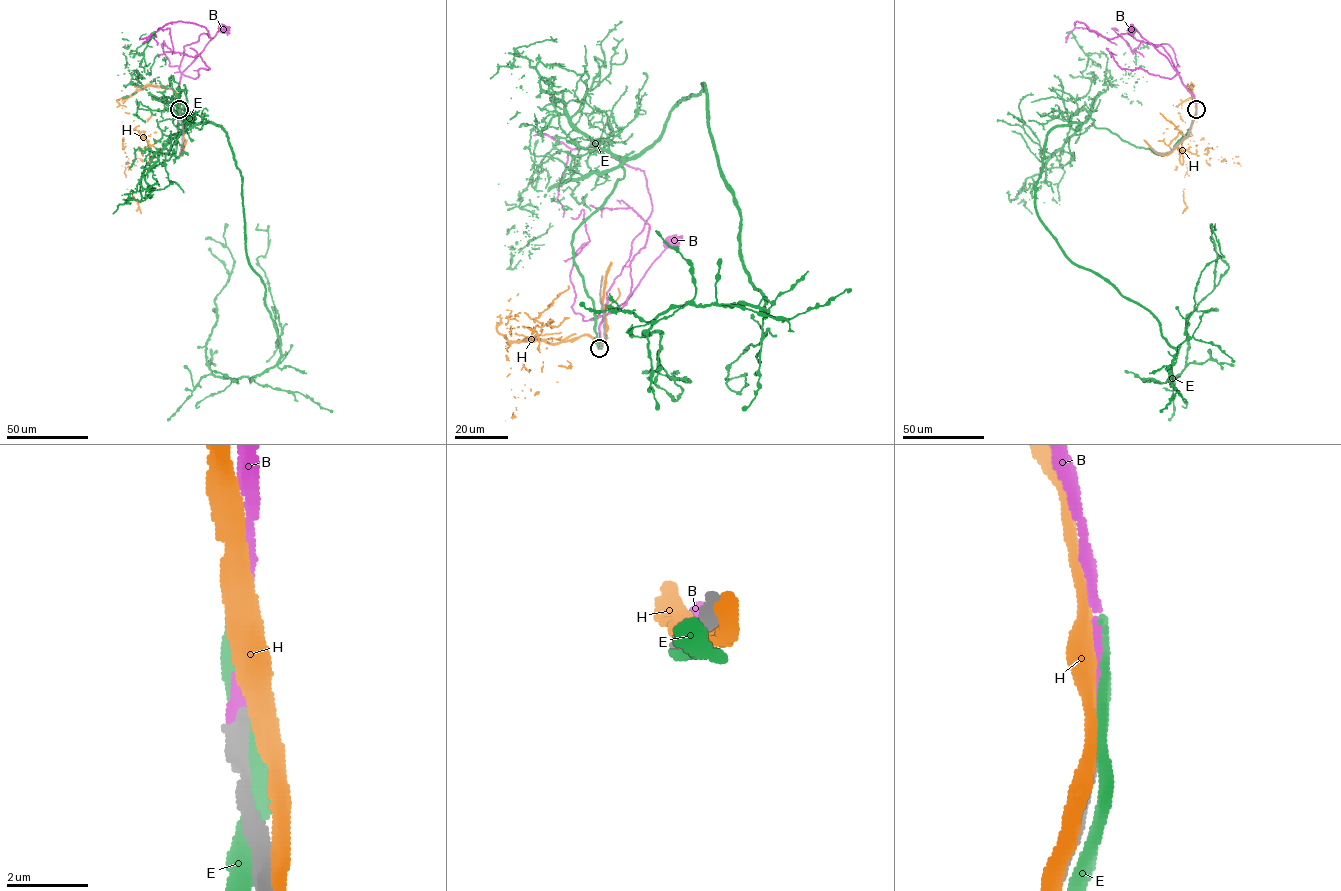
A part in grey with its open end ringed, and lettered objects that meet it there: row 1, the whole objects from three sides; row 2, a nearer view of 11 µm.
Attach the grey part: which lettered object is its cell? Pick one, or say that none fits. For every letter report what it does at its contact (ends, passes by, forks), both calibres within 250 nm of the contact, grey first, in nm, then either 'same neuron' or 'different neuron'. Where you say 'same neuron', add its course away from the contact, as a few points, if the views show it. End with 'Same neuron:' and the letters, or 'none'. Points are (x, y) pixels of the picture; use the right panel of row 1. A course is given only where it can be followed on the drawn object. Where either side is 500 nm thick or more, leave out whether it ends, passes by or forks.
B: it ends; calibres 320 and 260 nm; same neuron; course (1196, 109), (1194, 96), (1169, 60), (1132, 29)
E: it passes by; calibres 400 and 400 nm; different neuron
H: it passes by; calibres 320 and 380 nm; different neuron
Same neuron: B

